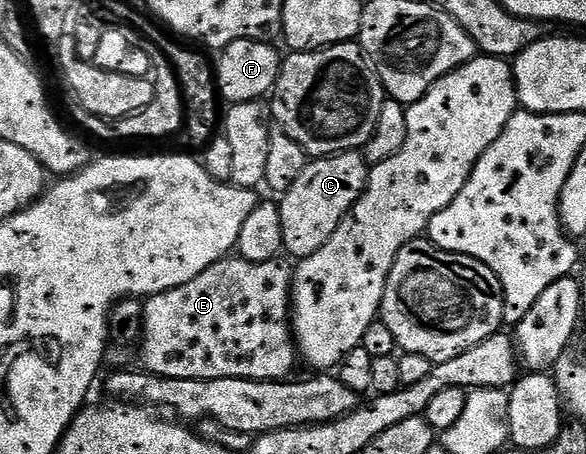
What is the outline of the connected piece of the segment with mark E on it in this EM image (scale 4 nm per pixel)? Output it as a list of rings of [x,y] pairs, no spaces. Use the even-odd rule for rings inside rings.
[[[226,258],[215,262],[199,278],[191,278],[191,282],[183,282],[183,286],[175,286],[175,290],[160,292],[144,301],[145,317],[139,349],[141,348],[140,367],[155,376],[167,378],[195,378],[196,380],[214,380],[215,378],[247,378],[248,380],[288,380],[294,375],[293,367],[299,364],[299,349],[295,343],[291,327],[291,293],[293,291],[294,269],[281,264],[280,259],[267,262],[247,262],[240,258]]]

